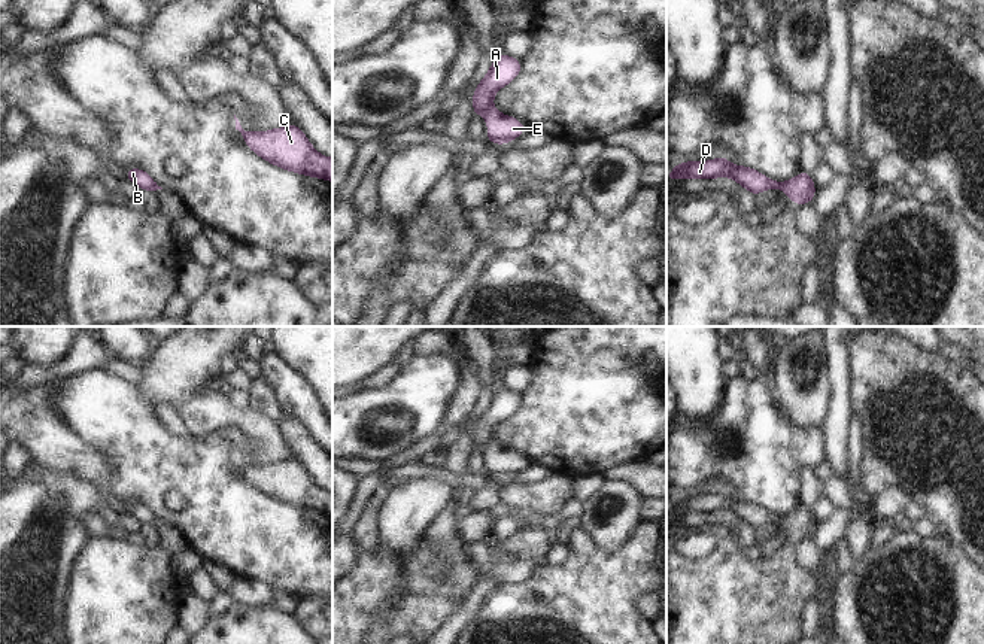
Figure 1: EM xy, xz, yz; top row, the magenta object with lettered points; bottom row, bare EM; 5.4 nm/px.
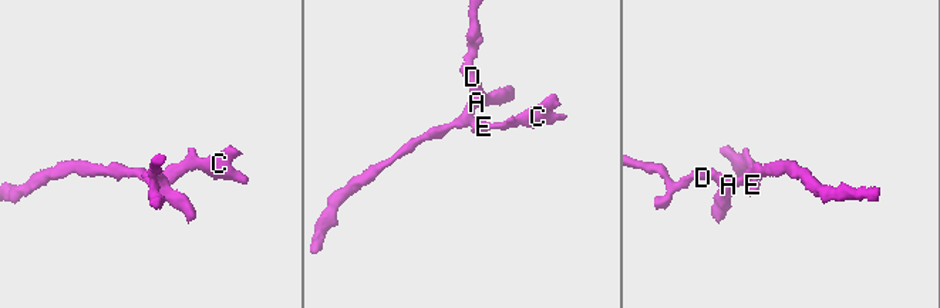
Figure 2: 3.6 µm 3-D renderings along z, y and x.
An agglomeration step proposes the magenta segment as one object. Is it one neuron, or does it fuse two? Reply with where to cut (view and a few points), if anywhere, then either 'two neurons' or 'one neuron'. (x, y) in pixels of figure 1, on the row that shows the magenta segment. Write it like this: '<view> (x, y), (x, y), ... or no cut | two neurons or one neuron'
xz (491, 106), (485, 117) | two neurons

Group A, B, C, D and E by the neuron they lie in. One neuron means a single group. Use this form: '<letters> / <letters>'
A B D / C E

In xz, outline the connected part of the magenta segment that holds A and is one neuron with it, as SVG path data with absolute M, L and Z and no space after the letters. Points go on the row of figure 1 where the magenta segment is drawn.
M501 54L492 61L489 73L474 89L473 113L483 118L488 116L488 110L492 107L493 94L510 83L522 70L520 60Z

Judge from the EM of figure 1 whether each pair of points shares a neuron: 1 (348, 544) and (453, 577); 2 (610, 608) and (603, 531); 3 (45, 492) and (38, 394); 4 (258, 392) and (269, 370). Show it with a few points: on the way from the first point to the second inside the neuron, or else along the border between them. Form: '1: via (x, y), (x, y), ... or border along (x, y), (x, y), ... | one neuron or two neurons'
1: border along (358, 546), (355, 565), (348, 573) | two neurons
2: border along (579, 526), (607, 552), (617, 550), (634, 534) | two neurons
3: border along (42, 467), (72, 473), (78, 477) | two neurons
4: border along (261, 377), (270, 386), (281, 410) | two neurons

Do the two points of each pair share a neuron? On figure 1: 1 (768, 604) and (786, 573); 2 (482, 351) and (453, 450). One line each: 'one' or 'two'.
1: one
2: one

